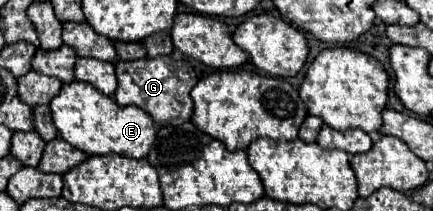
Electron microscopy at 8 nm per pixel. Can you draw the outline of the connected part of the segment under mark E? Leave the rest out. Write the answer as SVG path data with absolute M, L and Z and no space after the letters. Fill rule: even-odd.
M63 83L61 93L49 103L53 125L59 135L71 143L75 149L81 149L87 155L107 155L117 153L133 159L147 157L149 147L155 139L153 119L139 107L121 107L113 97L103 95L89 83Z

